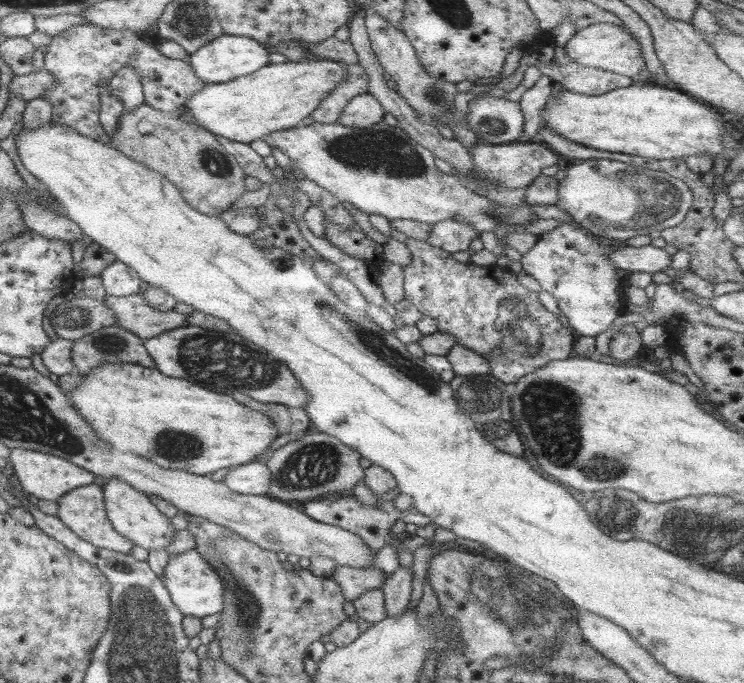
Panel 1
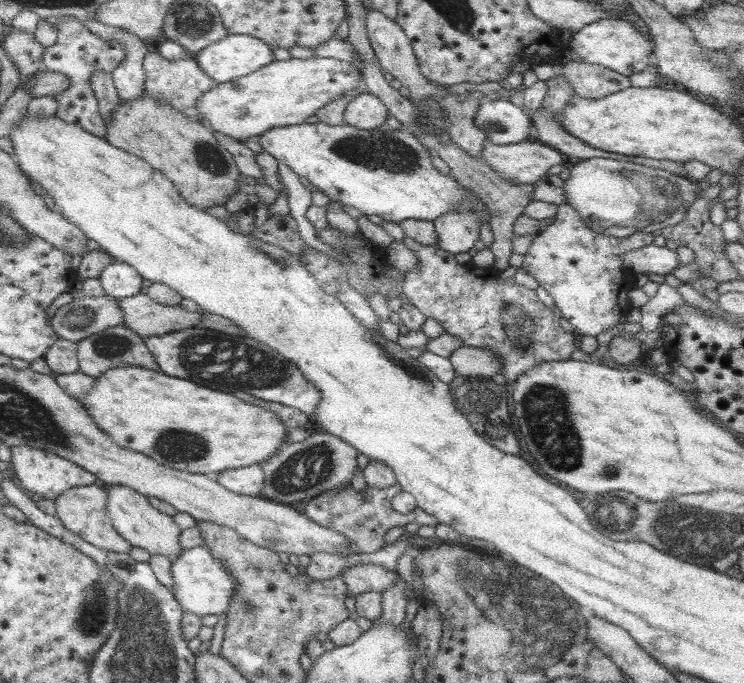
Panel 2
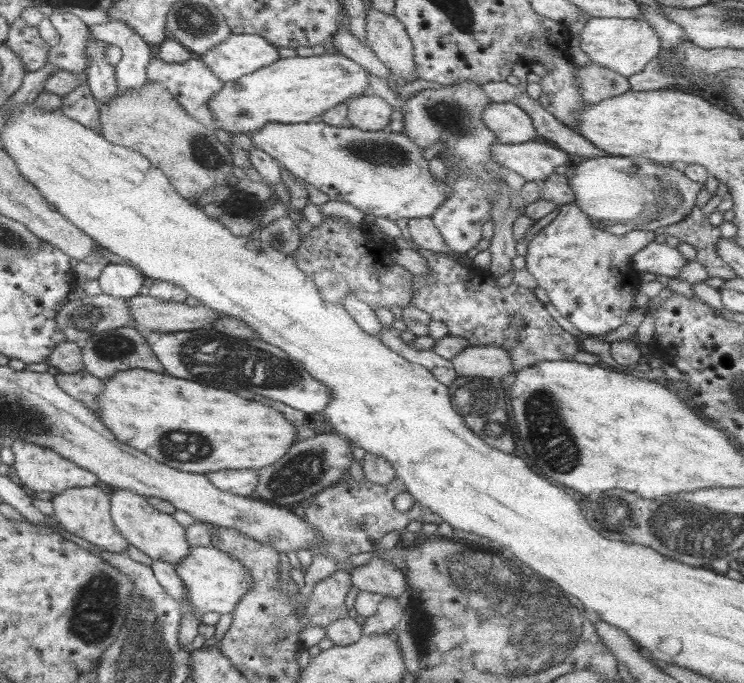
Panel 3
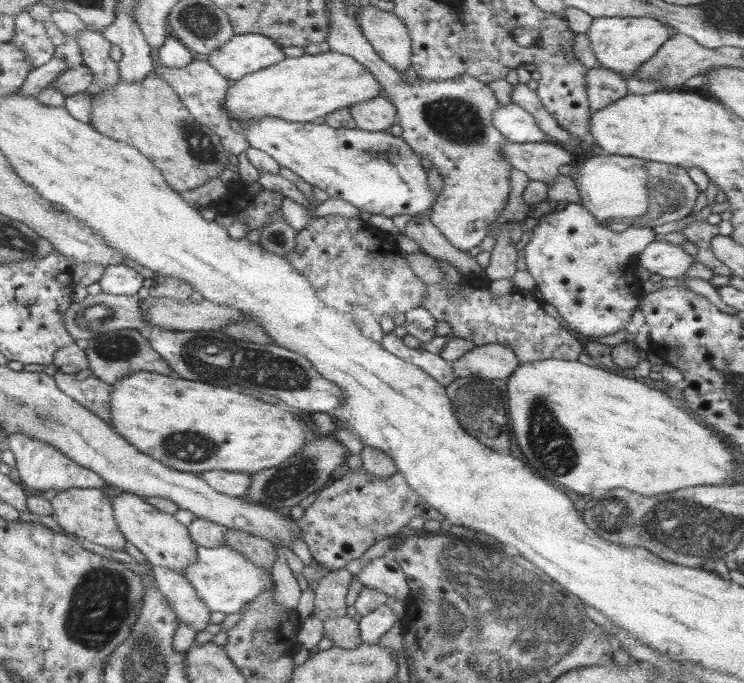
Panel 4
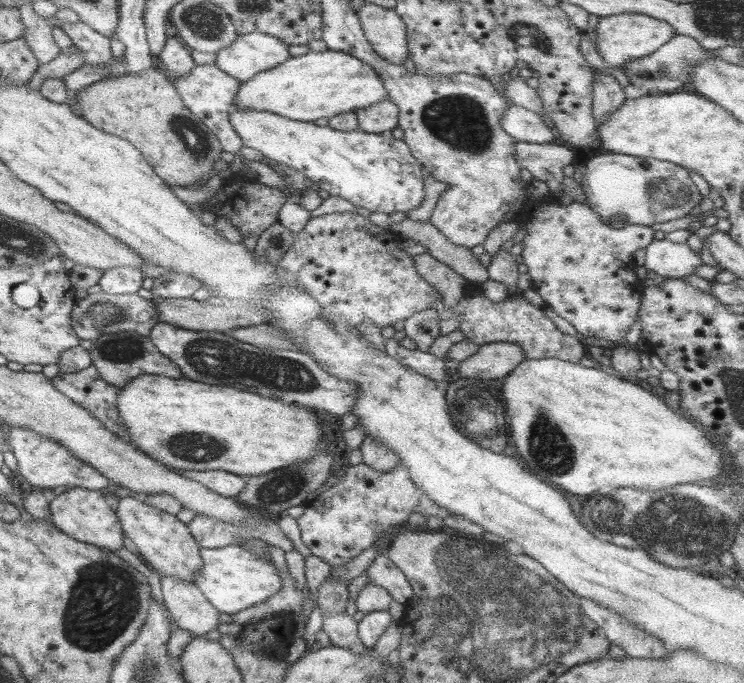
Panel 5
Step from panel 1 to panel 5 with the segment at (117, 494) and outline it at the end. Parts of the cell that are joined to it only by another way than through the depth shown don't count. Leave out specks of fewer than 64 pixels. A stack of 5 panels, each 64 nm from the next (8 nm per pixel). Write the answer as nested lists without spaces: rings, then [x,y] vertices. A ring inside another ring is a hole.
[[[135,497],[117,498],[114,504],[123,534],[137,546],[140,556],[150,568],[176,580],[194,582],[193,578],[203,562],[201,546],[195,543],[187,524],[178,520],[177,516],[158,510]]]

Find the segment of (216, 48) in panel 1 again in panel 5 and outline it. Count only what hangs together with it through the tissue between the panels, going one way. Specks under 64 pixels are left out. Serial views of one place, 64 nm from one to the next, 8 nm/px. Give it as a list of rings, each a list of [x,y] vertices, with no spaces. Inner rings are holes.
[[[252,31],[237,35],[228,48],[220,50],[214,65],[240,82],[246,82],[255,74],[279,66],[290,58],[288,45],[278,37]]]

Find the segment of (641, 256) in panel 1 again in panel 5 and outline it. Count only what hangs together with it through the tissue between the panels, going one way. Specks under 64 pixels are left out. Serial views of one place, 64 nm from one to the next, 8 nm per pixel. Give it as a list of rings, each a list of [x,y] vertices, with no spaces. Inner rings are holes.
[[[654,239],[645,249],[645,267],[658,274],[658,278],[681,279],[694,274],[703,264],[701,254],[690,249],[685,241]]]

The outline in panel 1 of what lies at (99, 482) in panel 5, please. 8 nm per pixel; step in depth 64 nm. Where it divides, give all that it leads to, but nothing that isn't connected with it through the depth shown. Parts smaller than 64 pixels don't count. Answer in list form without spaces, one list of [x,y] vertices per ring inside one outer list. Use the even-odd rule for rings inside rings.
[[[15,448],[11,449],[8,460],[14,466],[16,477],[18,477],[23,488],[22,492],[27,496],[33,494],[38,499],[57,502],[68,491],[74,490],[79,486],[94,483],[95,476],[88,472],[88,470],[82,469],[80,466],[64,460],[64,458],[52,456],[52,454],[24,450],[24,448]]]

